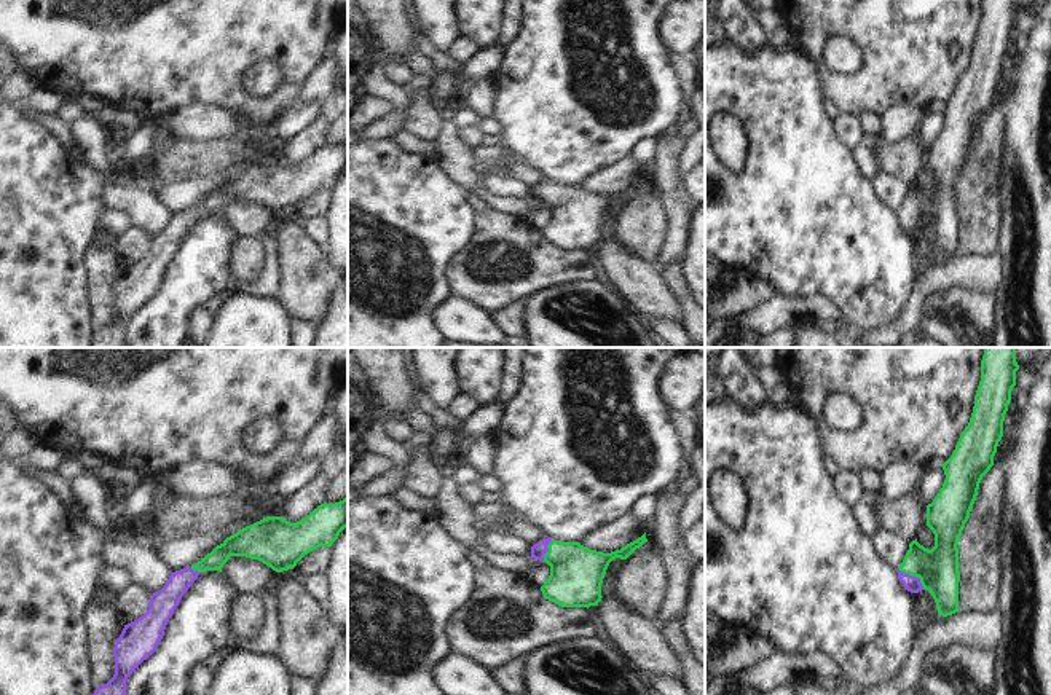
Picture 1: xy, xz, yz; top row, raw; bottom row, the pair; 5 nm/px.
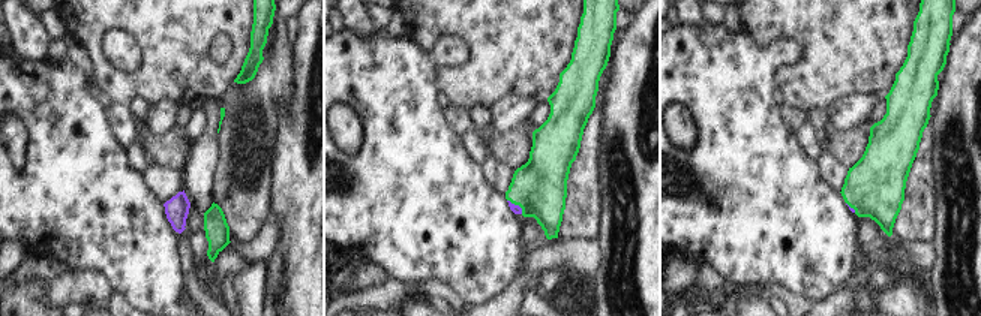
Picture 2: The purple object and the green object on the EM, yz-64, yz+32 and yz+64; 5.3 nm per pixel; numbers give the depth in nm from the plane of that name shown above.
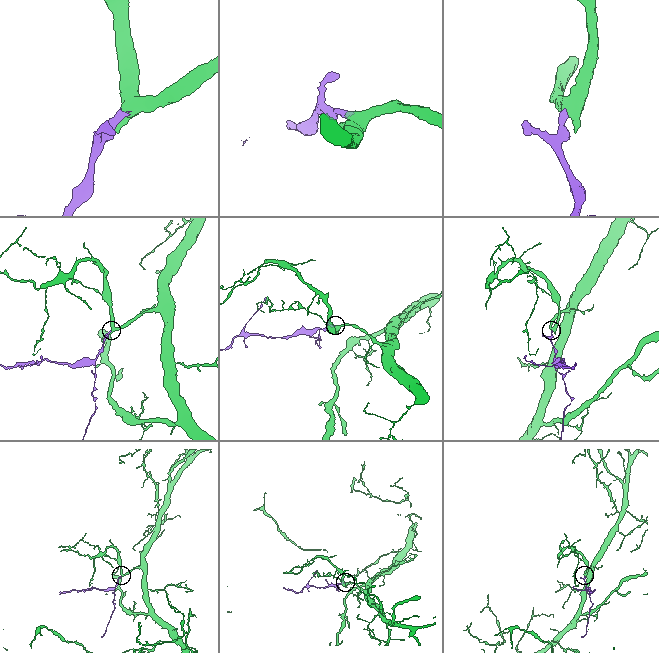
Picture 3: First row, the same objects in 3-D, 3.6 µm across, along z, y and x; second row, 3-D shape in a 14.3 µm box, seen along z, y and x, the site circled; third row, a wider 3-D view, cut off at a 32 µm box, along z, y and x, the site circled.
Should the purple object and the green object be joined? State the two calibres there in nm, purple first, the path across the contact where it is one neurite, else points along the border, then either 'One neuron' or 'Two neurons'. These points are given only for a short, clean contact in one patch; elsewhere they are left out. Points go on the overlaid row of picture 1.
Thickness 80 nm (purple) against 200 nm. Path across: yz (913, 584), (913, 576), (921, 569), (938, 568). One neuron

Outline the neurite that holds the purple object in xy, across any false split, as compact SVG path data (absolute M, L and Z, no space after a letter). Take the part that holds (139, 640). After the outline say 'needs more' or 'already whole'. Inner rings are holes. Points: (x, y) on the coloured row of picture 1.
M348 497L335 504L324 502L297 523L282 516L266 516L226 537L191 567L171 572L166 585L150 595L147 612L124 625L113 649L115 674L93 695L126 695L128 677L156 650L169 618L199 574L222 572L231 556L258 560L276 572L293 569L309 552L332 547L344 528L348 528Z; needs more

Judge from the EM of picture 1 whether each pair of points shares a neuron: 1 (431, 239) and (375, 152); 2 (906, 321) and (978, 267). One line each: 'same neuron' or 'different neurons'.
1: same neuron
2: same neuron

